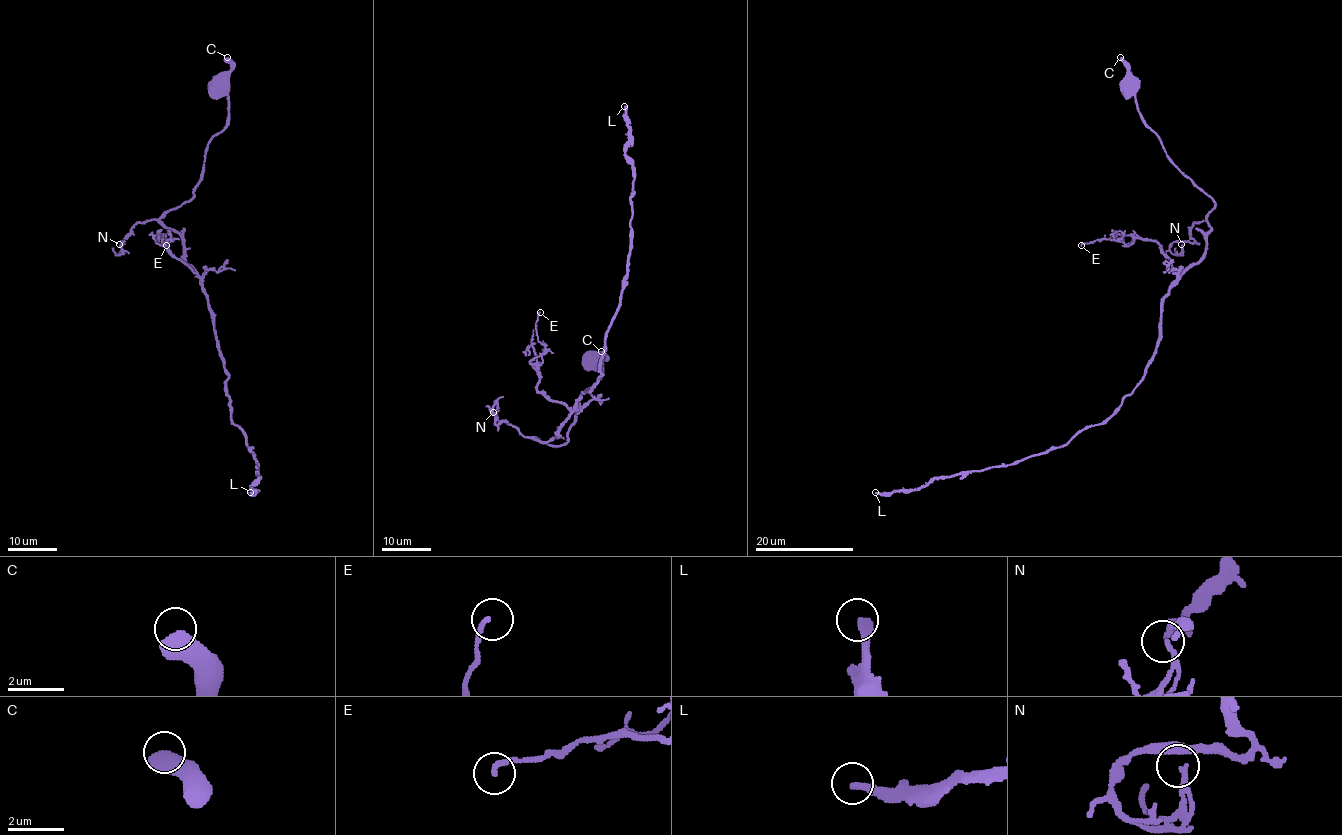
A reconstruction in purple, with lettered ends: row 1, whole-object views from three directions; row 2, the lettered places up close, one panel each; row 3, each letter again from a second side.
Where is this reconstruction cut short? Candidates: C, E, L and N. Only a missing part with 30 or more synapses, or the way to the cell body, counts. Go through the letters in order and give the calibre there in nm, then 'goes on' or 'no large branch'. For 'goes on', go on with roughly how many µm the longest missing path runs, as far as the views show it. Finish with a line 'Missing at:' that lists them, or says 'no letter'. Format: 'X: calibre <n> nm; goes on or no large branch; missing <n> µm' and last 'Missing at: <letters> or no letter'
C: calibre 600 nm; no large branch
E: calibre 170 nm; no large branch
L: calibre 260 nm; goes on; missing 200 µm
N: calibre 200 nm; no large branch
Missing at: L

